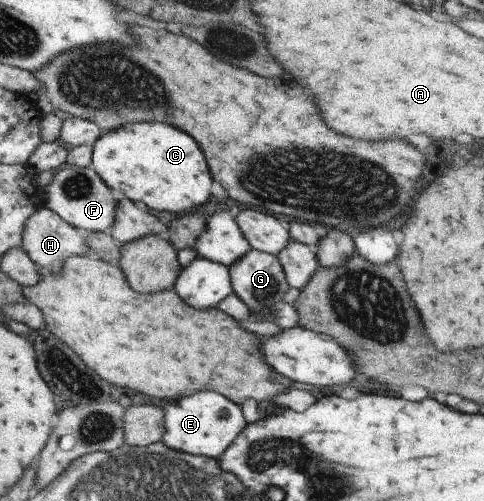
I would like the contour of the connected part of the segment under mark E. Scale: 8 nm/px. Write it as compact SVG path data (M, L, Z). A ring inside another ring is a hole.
M199 392L179 402L173 402L165 410L163 442L176 451L219 459L245 430L245 426L247 420L237 404L217 392Z

